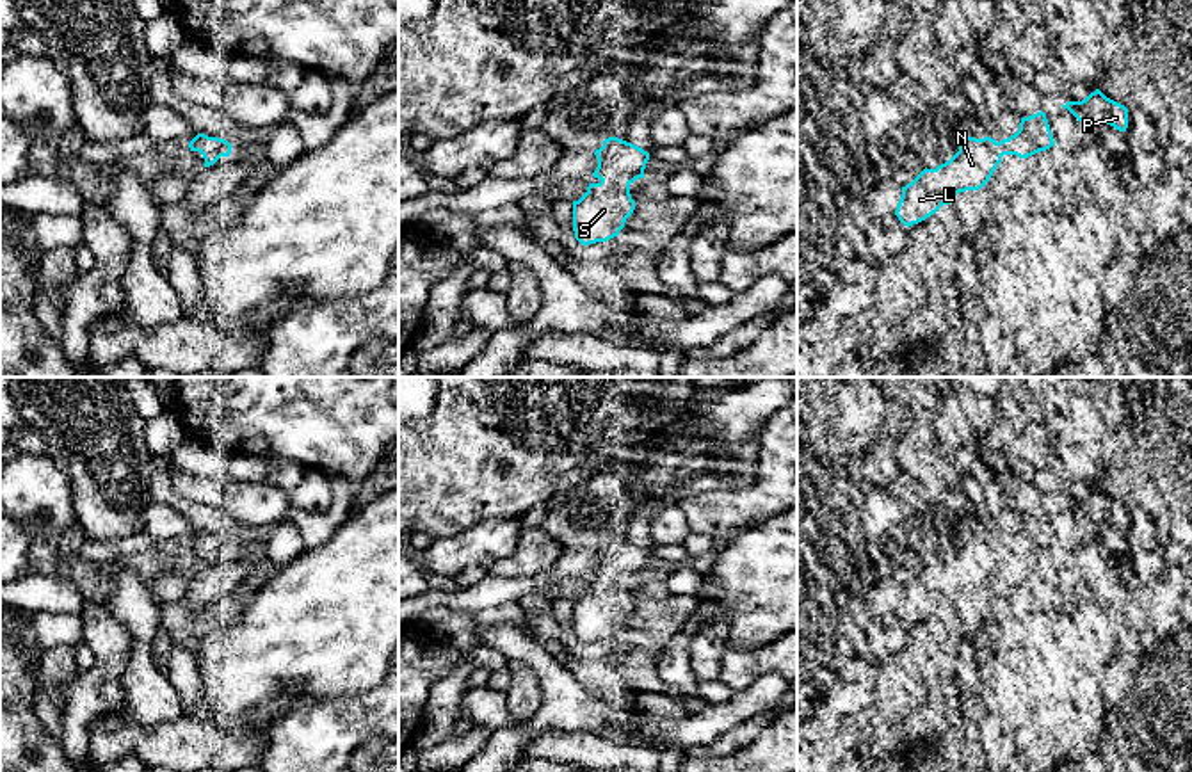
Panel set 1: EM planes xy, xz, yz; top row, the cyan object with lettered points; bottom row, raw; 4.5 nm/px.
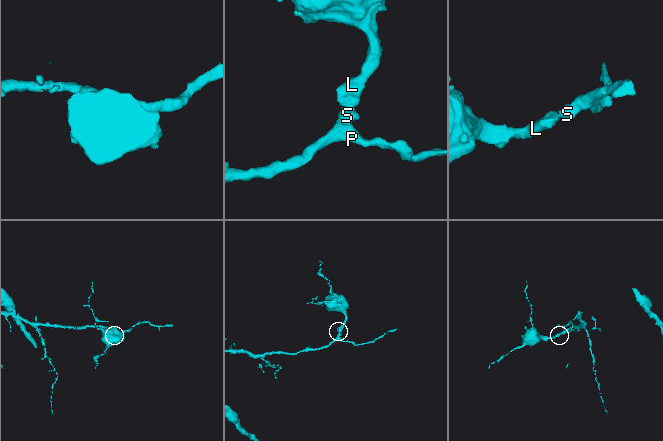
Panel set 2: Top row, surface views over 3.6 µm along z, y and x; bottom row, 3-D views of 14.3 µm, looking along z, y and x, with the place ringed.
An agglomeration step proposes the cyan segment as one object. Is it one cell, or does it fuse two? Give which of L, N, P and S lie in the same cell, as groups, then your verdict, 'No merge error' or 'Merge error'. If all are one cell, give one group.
Groups: L N P S. No merge error

